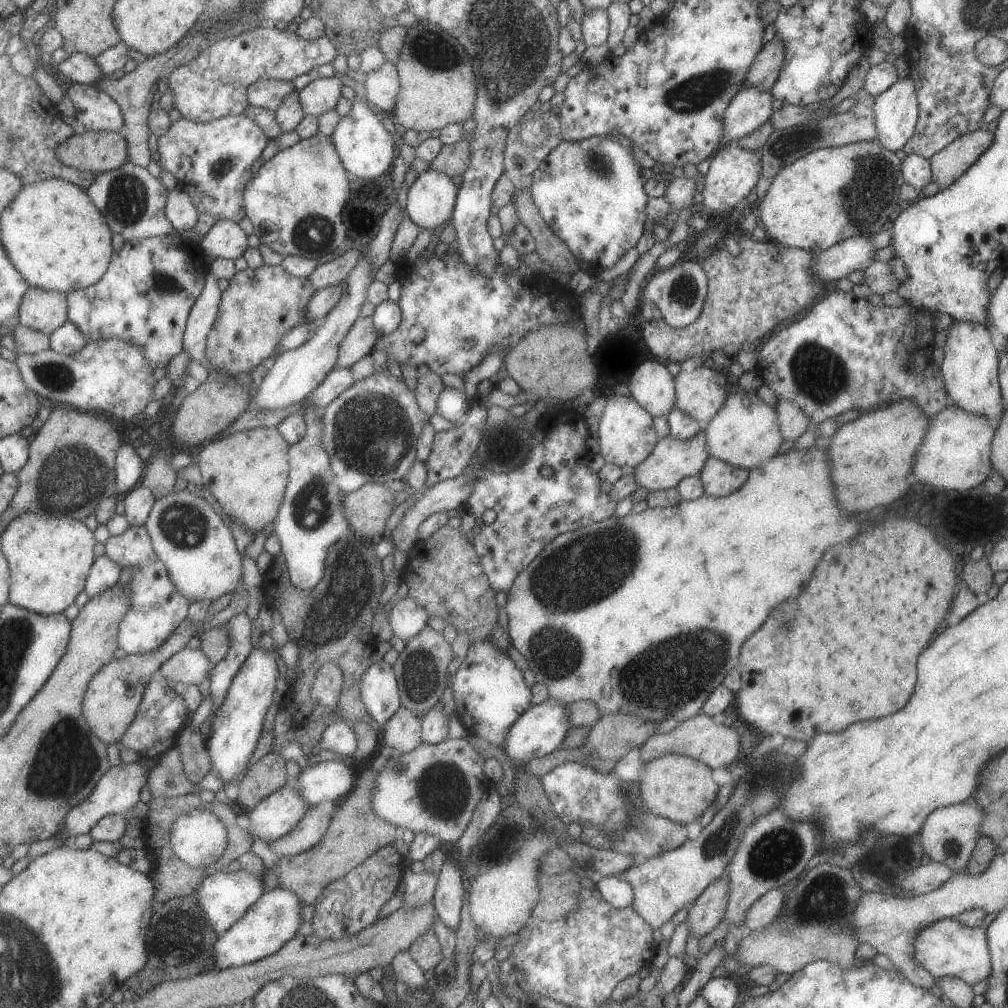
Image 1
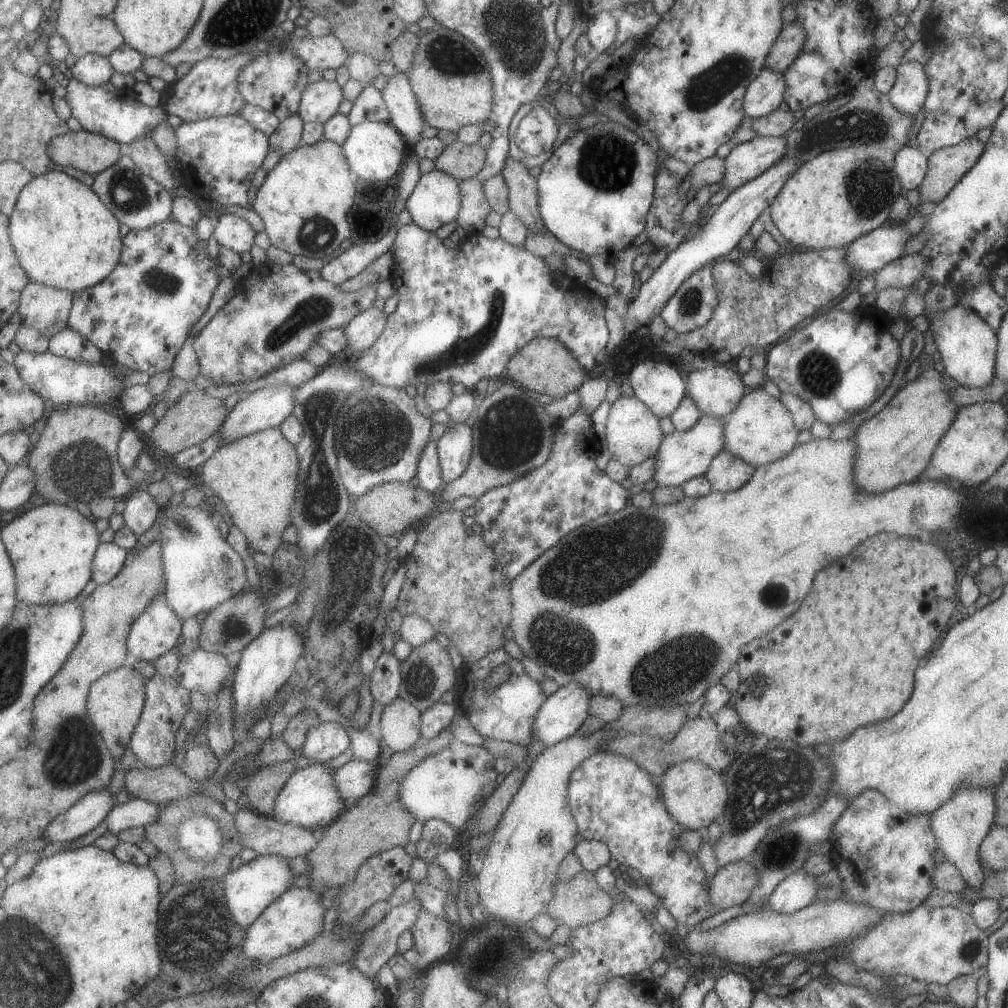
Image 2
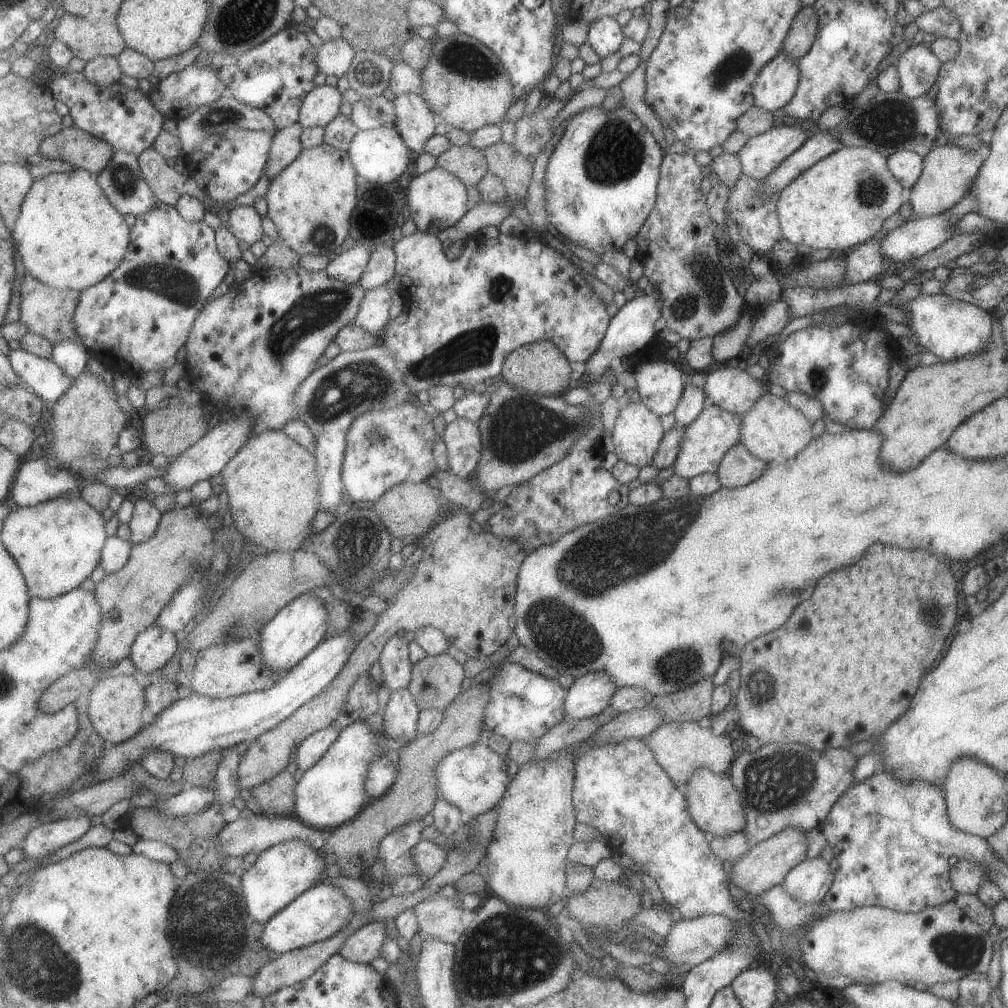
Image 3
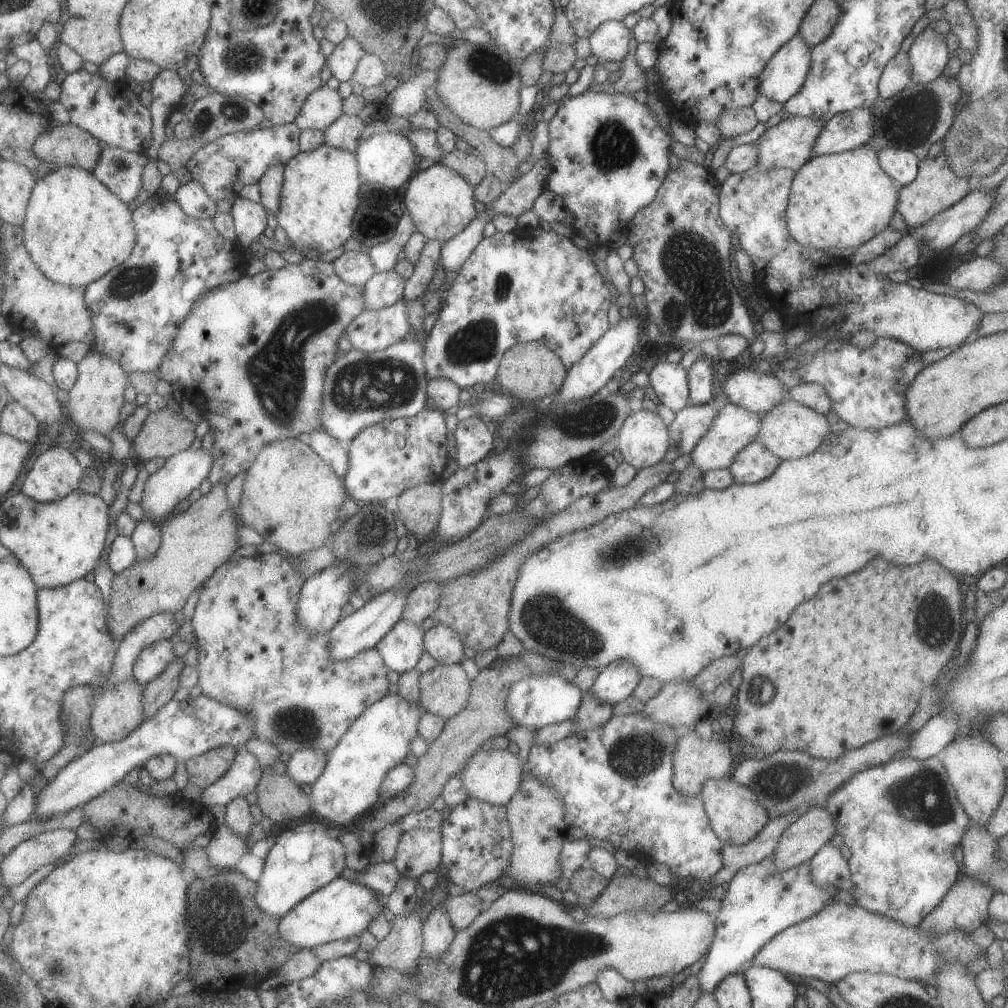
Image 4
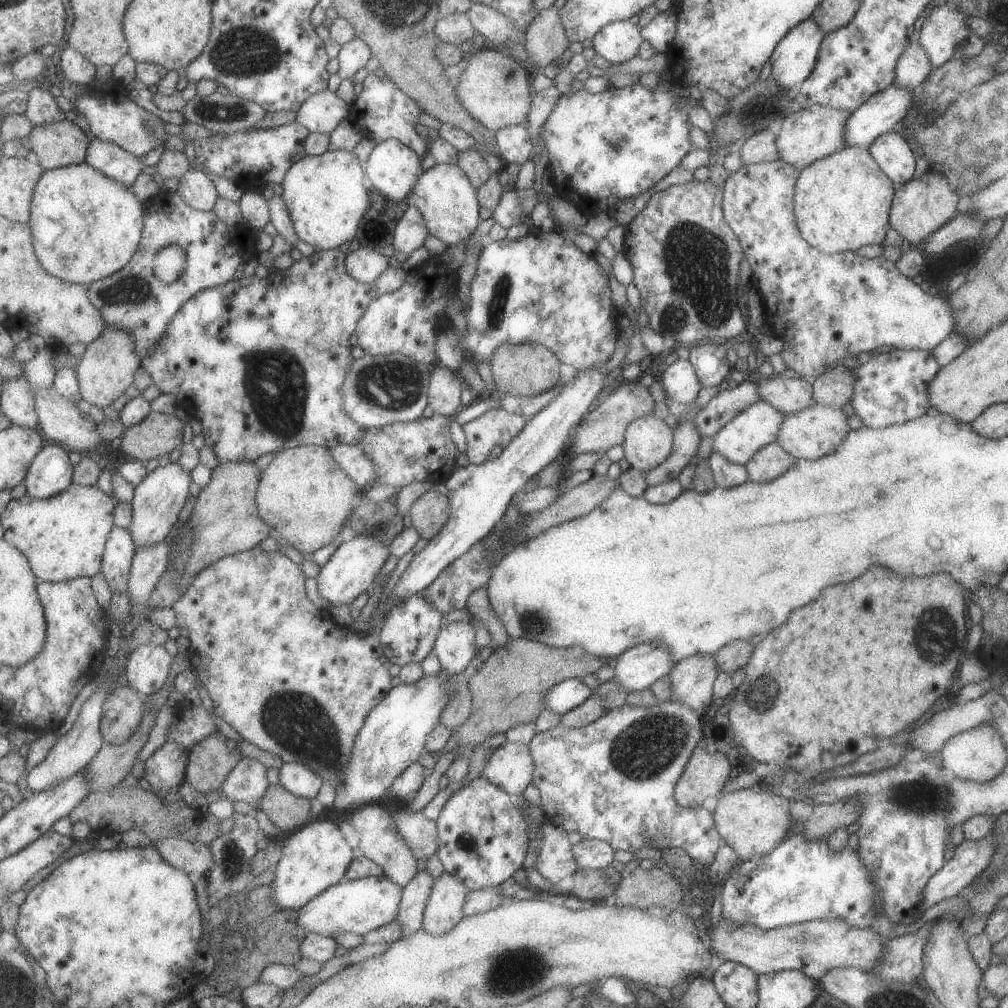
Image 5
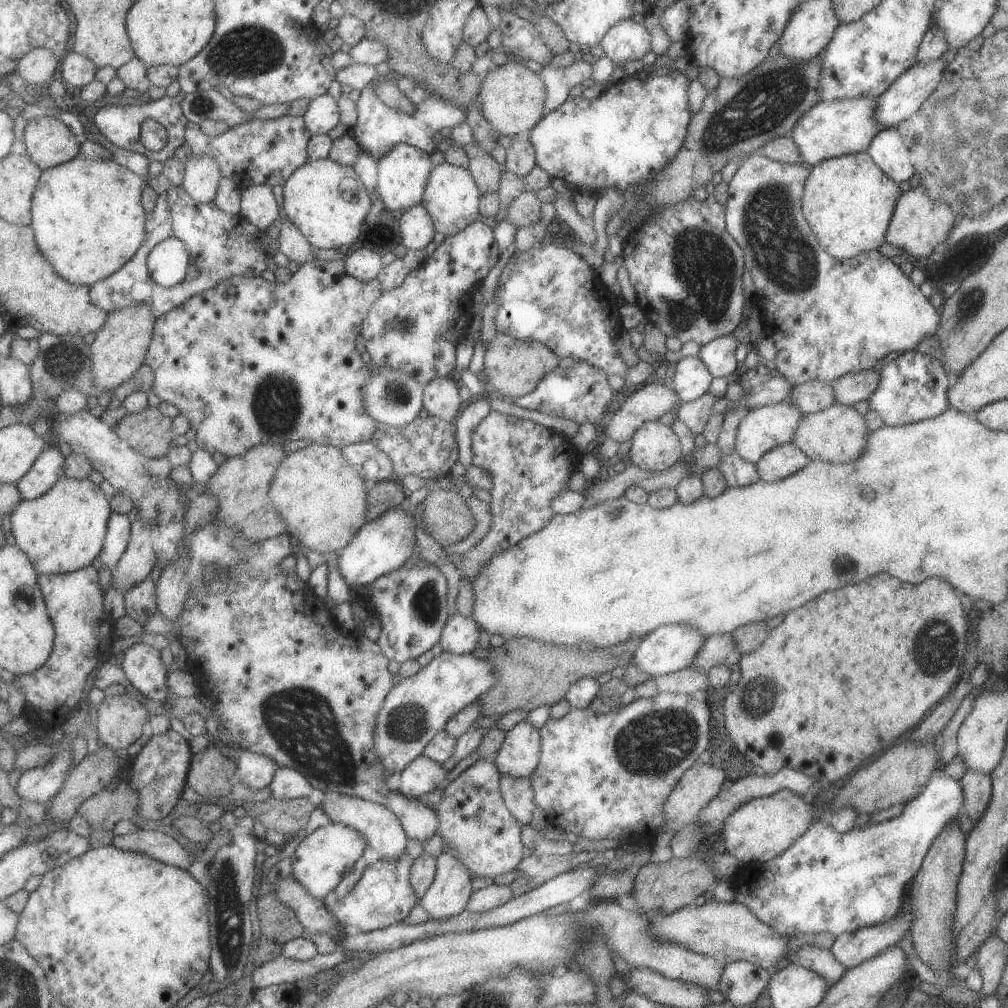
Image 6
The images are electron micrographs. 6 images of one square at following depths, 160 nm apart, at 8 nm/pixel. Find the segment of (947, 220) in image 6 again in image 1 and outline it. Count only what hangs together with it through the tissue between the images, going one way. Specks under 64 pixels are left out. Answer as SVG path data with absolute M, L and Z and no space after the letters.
M983 127L979 130L958 136L954 141L951 141L947 146L939 150L939 152L928 158L931 182L935 182L939 190L953 184L989 148L992 140L993 135L991 132L985 130Z

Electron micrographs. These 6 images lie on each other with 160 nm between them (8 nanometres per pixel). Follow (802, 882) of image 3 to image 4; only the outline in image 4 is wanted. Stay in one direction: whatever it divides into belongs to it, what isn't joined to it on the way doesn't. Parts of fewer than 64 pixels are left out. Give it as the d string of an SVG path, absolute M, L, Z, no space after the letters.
M825 843L809 860L810 877L819 886L834 886L840 893L852 890L850 870L839 848Z

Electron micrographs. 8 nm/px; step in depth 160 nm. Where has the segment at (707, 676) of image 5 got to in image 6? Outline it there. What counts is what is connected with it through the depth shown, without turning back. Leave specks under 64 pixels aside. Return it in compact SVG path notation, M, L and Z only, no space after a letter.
M730 633L709 635L702 644L692 662L696 669L708 674L708 670L715 665L732 665L740 659L740 652Z

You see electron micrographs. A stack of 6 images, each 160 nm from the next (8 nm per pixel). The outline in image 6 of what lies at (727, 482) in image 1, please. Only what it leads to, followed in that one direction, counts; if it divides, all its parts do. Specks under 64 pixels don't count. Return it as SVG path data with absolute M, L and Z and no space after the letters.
M791 442L768 450L754 465L760 480L772 483L796 473L807 466L809 461L808 456Z

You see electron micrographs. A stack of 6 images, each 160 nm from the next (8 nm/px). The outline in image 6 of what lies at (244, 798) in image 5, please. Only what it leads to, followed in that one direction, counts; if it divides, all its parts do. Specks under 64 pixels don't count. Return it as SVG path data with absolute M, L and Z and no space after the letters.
M245 750L238 755L239 772L236 780L250 787L250 790L261 790L265 786L269 787L280 767L278 762L268 755Z

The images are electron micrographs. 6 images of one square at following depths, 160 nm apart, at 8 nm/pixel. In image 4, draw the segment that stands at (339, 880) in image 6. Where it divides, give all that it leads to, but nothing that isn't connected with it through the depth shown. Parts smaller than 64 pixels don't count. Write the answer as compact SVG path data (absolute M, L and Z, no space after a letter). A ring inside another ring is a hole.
M307 822L283 831L266 857L265 869L257 888L258 905L277 920L293 910L302 900L341 877L347 868L347 852L338 833L323 822ZM395 860L369 863L366 868L354 874L355 881L370 886L385 896L389 896L395 890L399 879L400 870Z

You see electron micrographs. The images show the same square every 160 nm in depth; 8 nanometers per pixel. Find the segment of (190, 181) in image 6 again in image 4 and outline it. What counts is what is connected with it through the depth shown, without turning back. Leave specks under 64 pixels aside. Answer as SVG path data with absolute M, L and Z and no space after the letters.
M199 180L182 184L175 193L183 210L198 219L213 219L217 214L217 202Z

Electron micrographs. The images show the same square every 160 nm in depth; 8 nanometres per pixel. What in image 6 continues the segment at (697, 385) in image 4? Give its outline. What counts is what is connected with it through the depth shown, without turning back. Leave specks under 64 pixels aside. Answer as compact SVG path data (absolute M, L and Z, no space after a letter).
M733 333L714 338L700 346L697 356L703 361L712 377L727 377L736 373L734 352L741 340L743 334Z

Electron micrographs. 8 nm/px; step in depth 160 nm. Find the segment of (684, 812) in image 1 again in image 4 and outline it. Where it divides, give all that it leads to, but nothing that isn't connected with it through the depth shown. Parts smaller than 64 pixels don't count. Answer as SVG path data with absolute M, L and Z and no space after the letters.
M732 777L707 779L701 787L702 800L708 824L723 845L744 845L751 840L770 820L756 794Z

